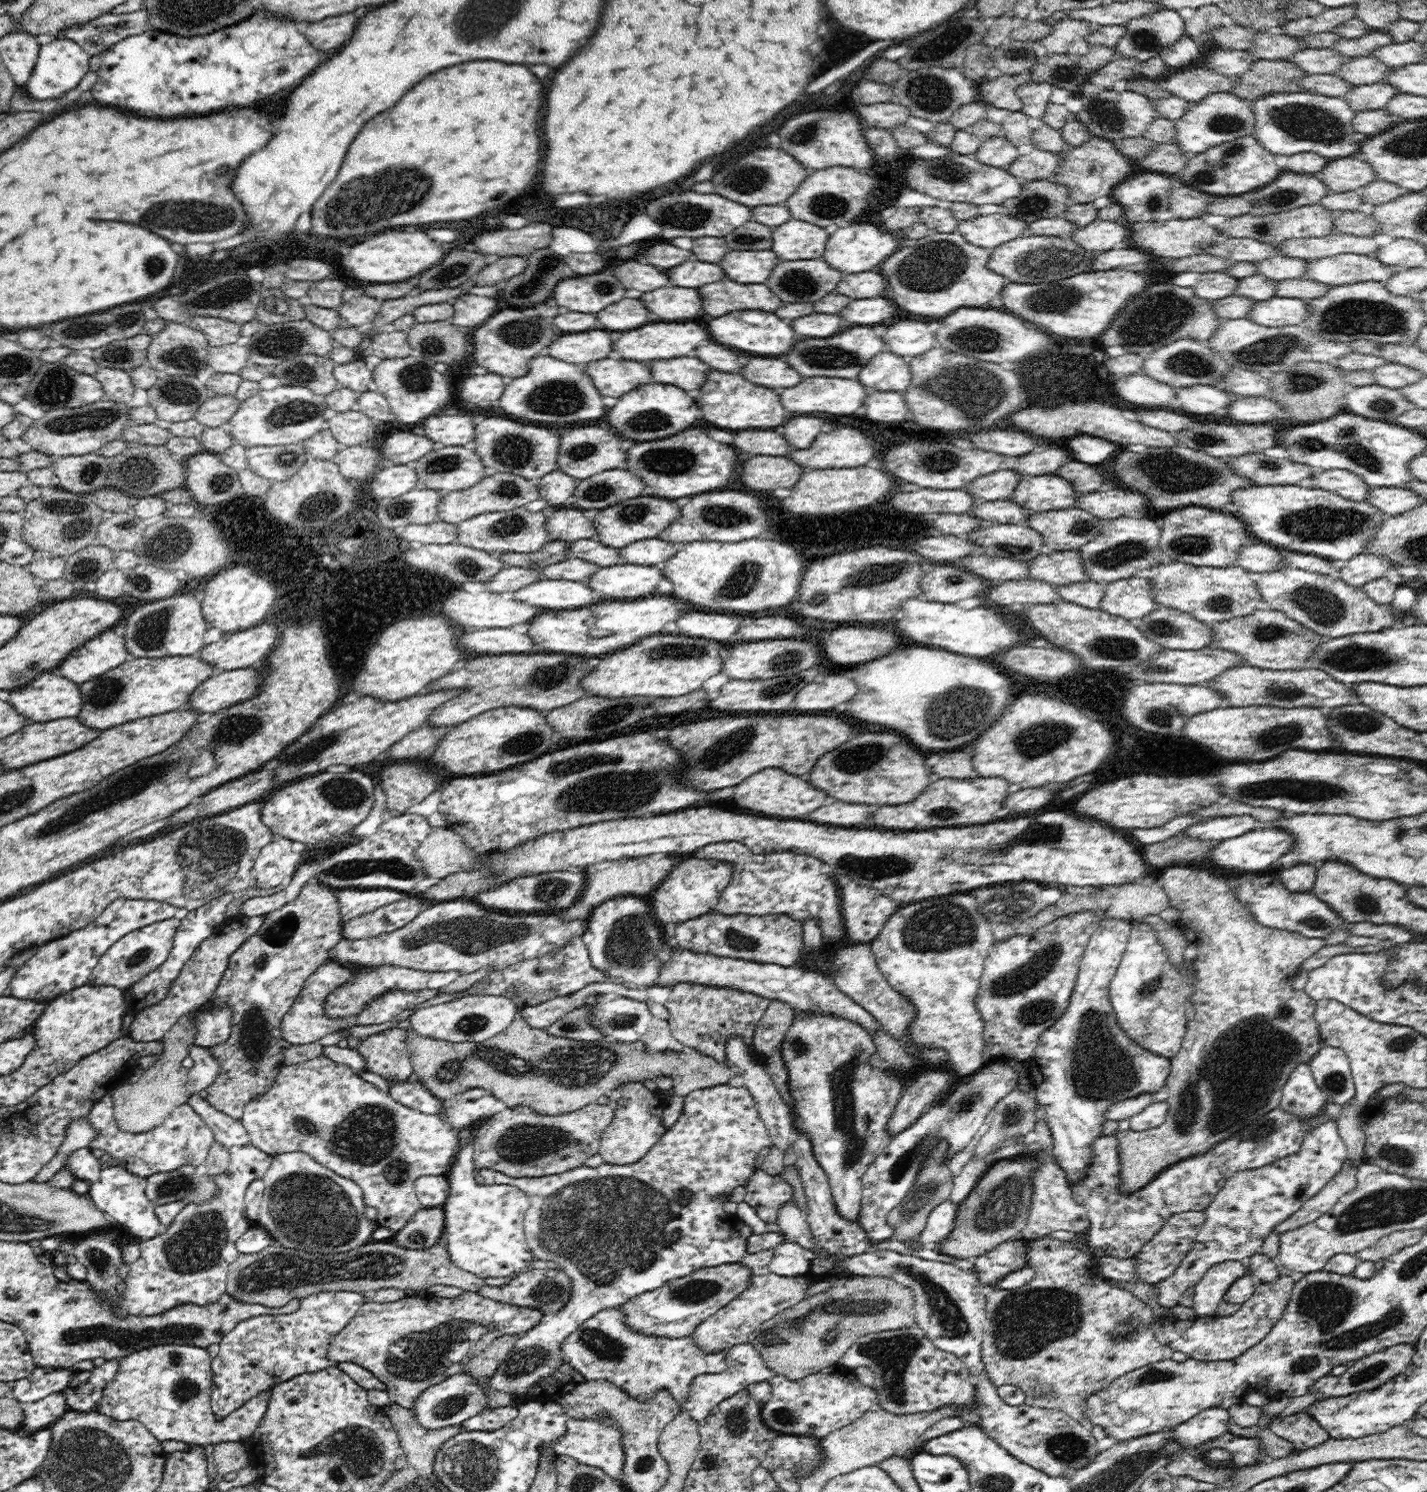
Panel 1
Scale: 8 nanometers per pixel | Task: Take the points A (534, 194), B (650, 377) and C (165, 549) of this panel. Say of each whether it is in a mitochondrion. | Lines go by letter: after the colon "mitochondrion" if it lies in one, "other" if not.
A: other
B: other
C: mitochondrion

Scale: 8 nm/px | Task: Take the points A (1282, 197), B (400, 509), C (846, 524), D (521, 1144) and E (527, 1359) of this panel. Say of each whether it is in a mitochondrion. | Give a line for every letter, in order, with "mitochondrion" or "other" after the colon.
A: mitochondrion
B: mitochondrion
C: other
D: mitochondrion
E: mitochondrion

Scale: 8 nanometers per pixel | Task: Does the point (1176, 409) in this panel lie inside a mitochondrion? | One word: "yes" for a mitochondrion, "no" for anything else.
no

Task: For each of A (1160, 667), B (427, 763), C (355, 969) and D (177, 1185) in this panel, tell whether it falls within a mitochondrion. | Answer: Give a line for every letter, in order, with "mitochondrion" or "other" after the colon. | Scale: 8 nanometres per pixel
A: mitochondrion
B: other
C: other
D: mitochondrion

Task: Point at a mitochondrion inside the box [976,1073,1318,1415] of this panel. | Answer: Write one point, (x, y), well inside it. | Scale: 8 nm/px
(1023, 1325)

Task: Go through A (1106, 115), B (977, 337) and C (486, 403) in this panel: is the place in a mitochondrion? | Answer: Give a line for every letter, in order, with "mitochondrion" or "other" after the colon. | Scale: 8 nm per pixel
A: mitochondrion
B: mitochondrion
C: other

